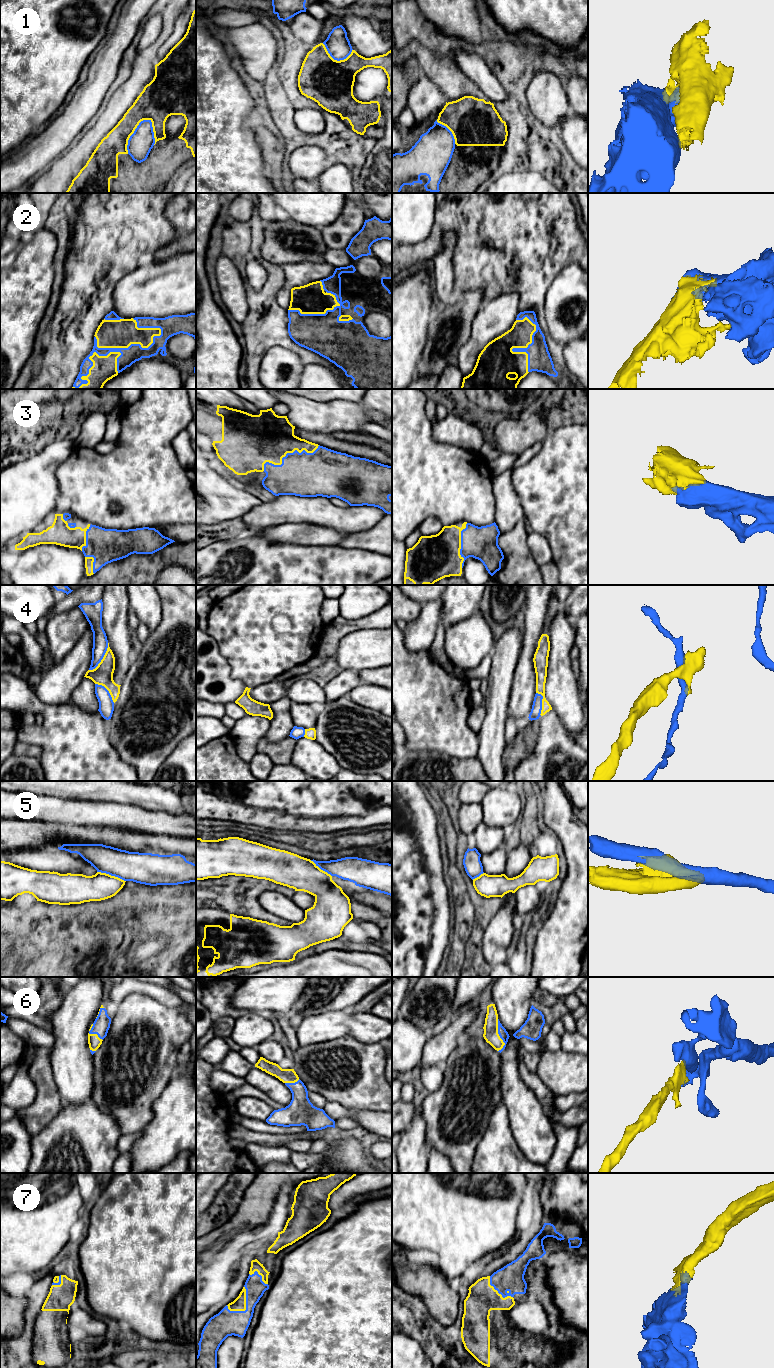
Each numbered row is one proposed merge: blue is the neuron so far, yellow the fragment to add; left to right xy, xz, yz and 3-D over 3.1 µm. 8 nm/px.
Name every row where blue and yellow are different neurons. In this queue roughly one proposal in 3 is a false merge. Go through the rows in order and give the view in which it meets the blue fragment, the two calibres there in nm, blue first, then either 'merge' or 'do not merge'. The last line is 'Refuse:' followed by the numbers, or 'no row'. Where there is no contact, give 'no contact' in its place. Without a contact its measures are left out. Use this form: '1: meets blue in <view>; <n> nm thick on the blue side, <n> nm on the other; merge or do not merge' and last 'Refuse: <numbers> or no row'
1: meets blue in xy; 200 nm thick on the blue side, 220 nm on the other; do not merge
2: meets blue in xy; 140 nm thick on the blue side, 220 nm on the other; merge
3: meets blue in xz; 360 nm thick on the blue side, 400 nm on the other; merge
4: meets blue in xy; 130 nm thick on the blue side, 160 nm on the other; do not merge
5: meets blue in xy; 240 nm thick on the blue side, 220 nm on the other; do not merge
6: meets blue in yz; 70 nm thick on the blue side, 120 nm on the other; merge
7: meets blue in xz; 220 nm thick on the blue side, 110 nm on the other; merge
Refuse: 1, 4, 5

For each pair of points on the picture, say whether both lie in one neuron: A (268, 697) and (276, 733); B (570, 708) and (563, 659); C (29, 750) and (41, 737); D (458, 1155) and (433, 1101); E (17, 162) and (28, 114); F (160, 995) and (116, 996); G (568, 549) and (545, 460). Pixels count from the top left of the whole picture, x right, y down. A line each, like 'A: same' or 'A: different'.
A: different
B: same
C: different
D: same
E: different
F: same
G: same

